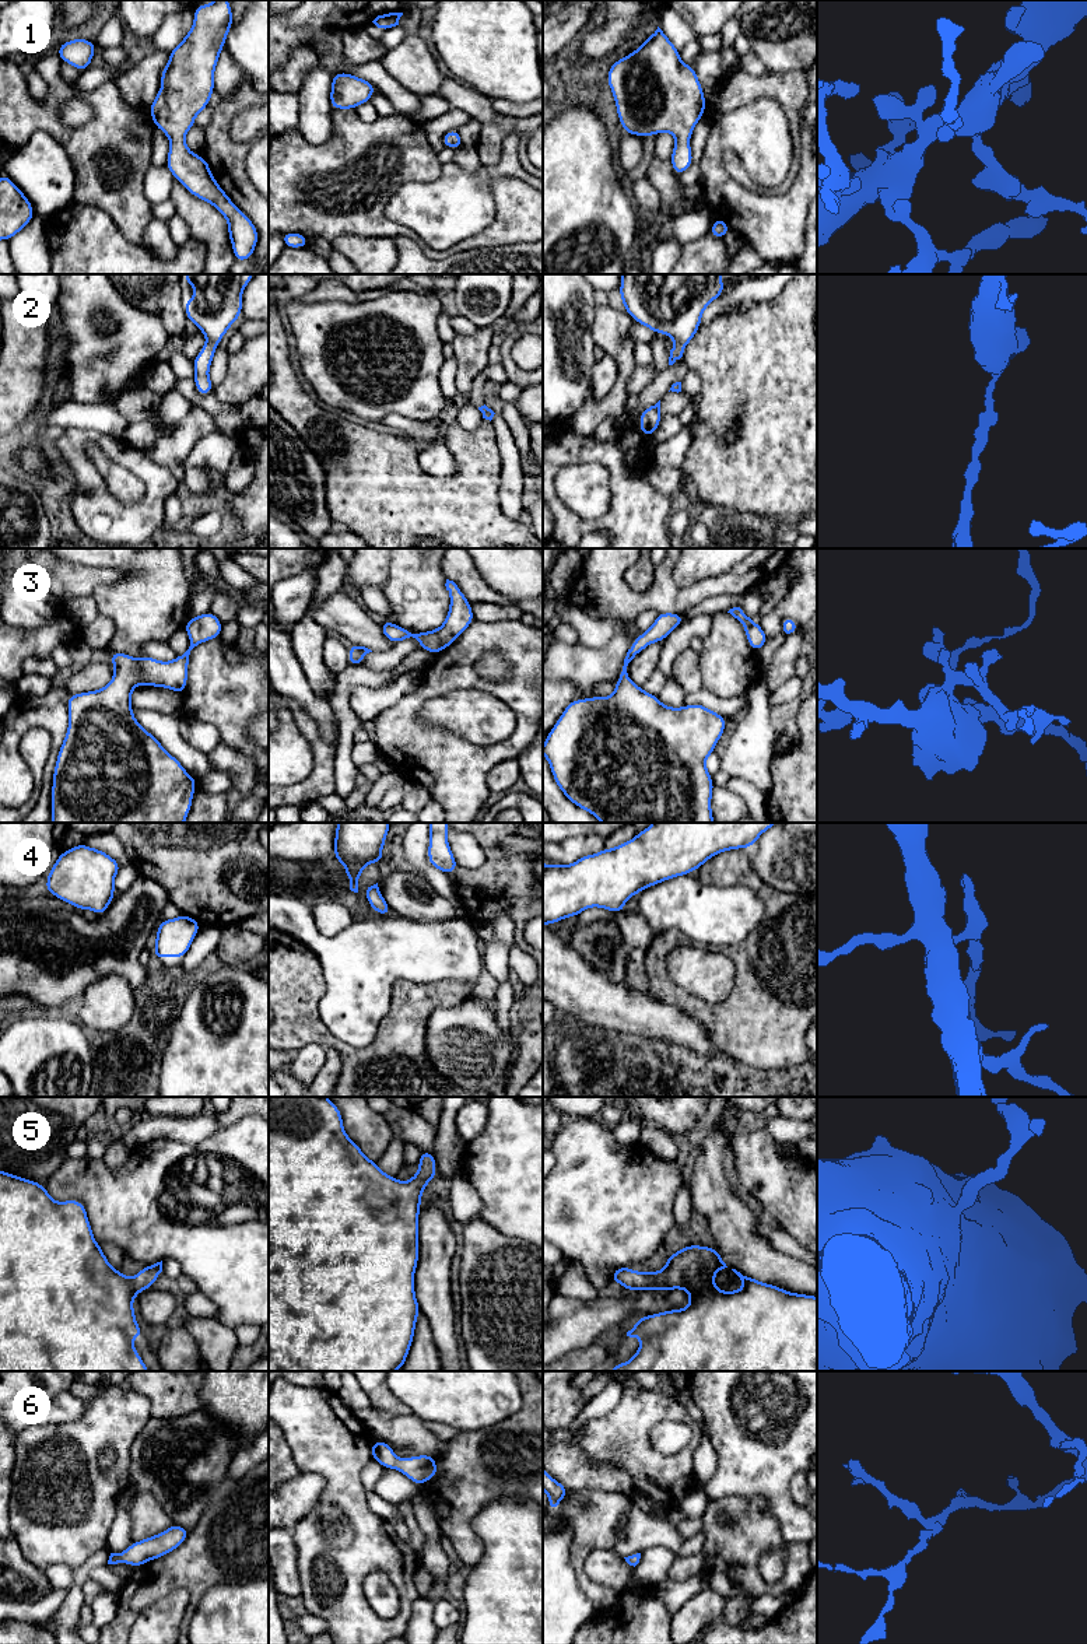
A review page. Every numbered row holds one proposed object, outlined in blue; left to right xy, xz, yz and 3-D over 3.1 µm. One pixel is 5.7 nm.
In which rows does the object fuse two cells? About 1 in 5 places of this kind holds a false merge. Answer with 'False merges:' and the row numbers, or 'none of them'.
False merges: none of them

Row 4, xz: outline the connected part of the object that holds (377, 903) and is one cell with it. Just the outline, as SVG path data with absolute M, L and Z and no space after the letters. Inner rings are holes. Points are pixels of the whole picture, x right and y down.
M378 883L368 887L367 890L367 898L368 898L368 905L376 911L381 916L392 914L390 907L385 901L382 893L379 891Z

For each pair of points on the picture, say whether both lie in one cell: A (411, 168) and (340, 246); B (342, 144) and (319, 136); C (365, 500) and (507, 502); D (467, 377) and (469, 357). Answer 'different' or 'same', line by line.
A: different
B: different
C: different
D: same

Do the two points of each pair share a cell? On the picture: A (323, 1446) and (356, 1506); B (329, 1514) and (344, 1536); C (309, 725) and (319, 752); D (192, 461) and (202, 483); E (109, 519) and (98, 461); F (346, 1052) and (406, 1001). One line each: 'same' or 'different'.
A: same
B: same
C: same
D: different
E: different
F: same

